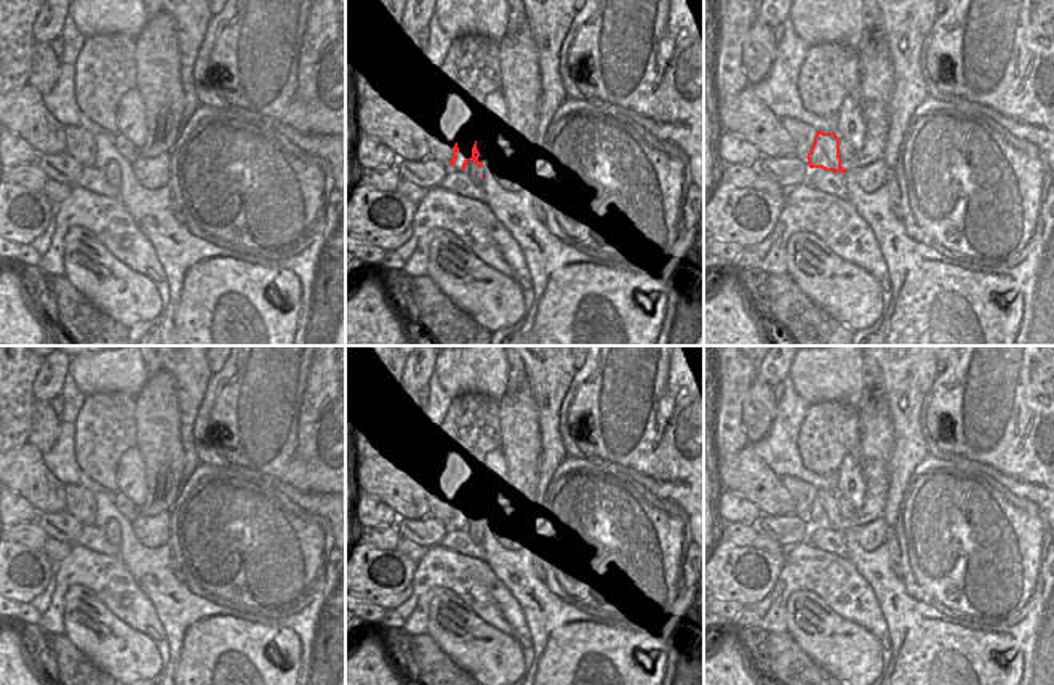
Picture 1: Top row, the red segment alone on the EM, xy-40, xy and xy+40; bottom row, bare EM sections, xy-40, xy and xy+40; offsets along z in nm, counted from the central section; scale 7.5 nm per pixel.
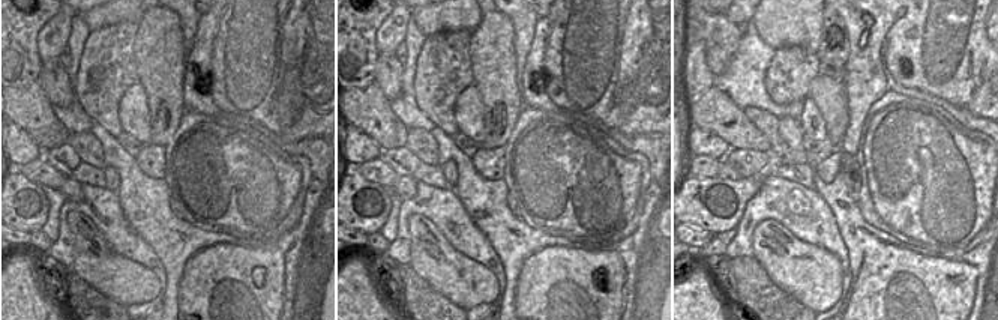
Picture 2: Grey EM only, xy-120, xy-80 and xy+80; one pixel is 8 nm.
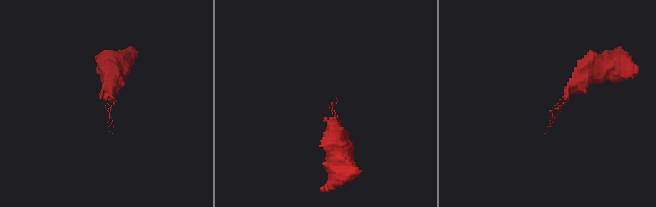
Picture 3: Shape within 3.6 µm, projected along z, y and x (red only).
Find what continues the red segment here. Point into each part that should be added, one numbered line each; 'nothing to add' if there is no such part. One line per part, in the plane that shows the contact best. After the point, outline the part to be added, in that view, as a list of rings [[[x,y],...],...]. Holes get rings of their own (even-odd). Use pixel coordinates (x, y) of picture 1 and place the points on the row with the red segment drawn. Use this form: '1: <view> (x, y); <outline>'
1: xy (474, 172); [[[469,160],[465,171],[472,179],[477,179],[478,182],[481,182],[481,170],[472,160]]]

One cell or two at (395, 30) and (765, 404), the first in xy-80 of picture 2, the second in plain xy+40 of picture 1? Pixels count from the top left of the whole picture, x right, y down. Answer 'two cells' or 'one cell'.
two cells

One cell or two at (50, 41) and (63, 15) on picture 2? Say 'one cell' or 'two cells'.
one cell

